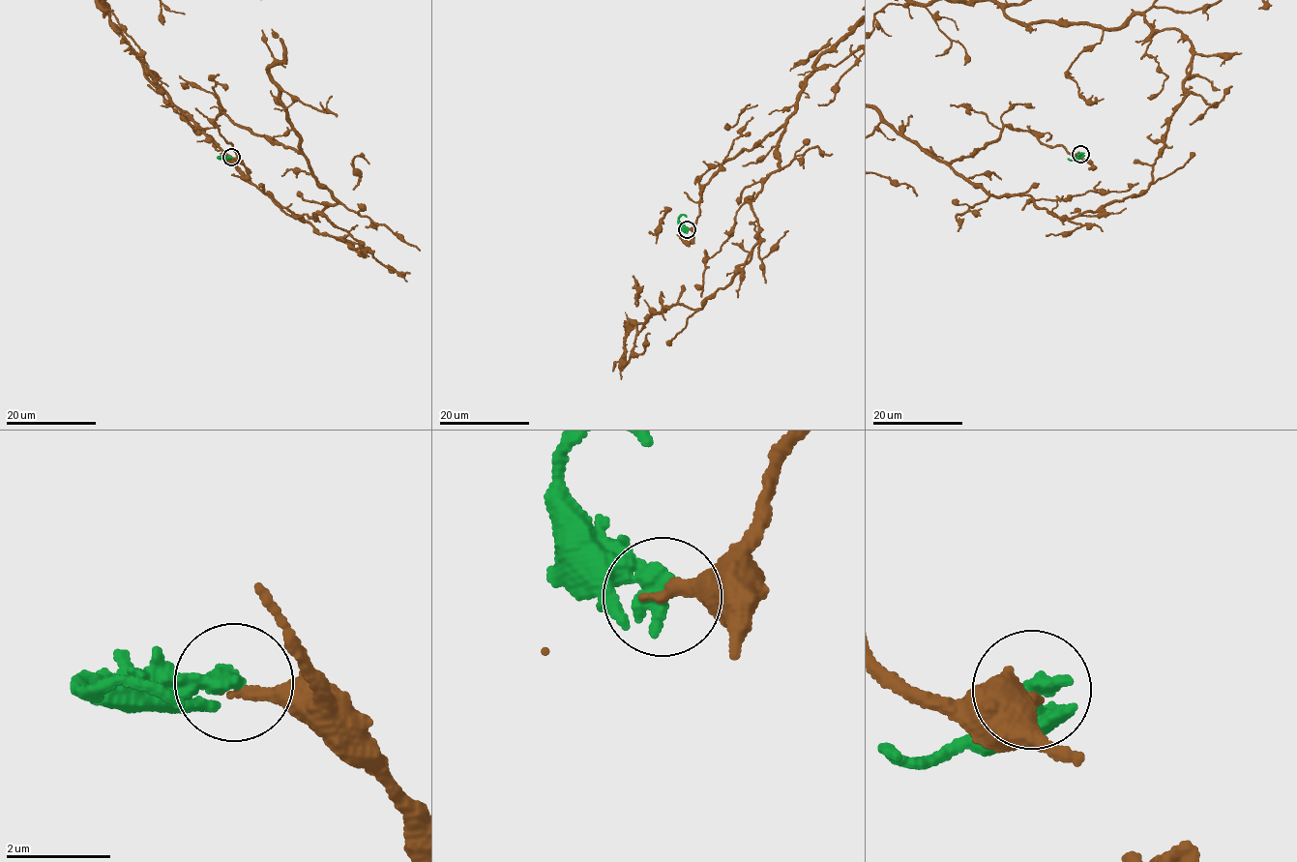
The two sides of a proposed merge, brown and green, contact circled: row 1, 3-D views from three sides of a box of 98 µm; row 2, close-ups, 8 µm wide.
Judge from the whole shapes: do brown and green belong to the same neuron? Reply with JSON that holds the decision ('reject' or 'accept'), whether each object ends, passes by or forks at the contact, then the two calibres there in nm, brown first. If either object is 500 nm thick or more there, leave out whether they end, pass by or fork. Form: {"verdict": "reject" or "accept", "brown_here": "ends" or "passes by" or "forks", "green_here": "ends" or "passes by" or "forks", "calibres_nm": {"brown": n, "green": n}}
{"verdict": "reject", "brown_here": "ends", "green_here": "ends", "calibres_nm": {"brown": 260, "green": 440}}

